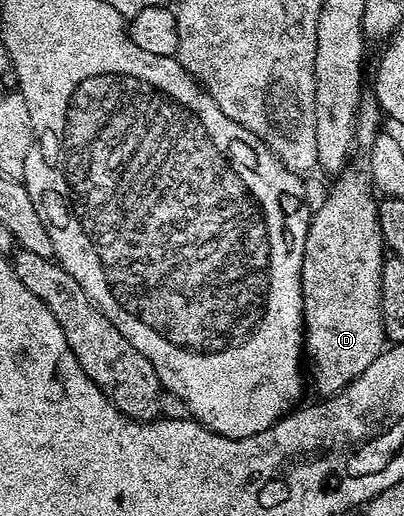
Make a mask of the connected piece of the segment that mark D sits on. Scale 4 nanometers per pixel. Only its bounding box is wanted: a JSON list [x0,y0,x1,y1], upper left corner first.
[301,167,387,395]

